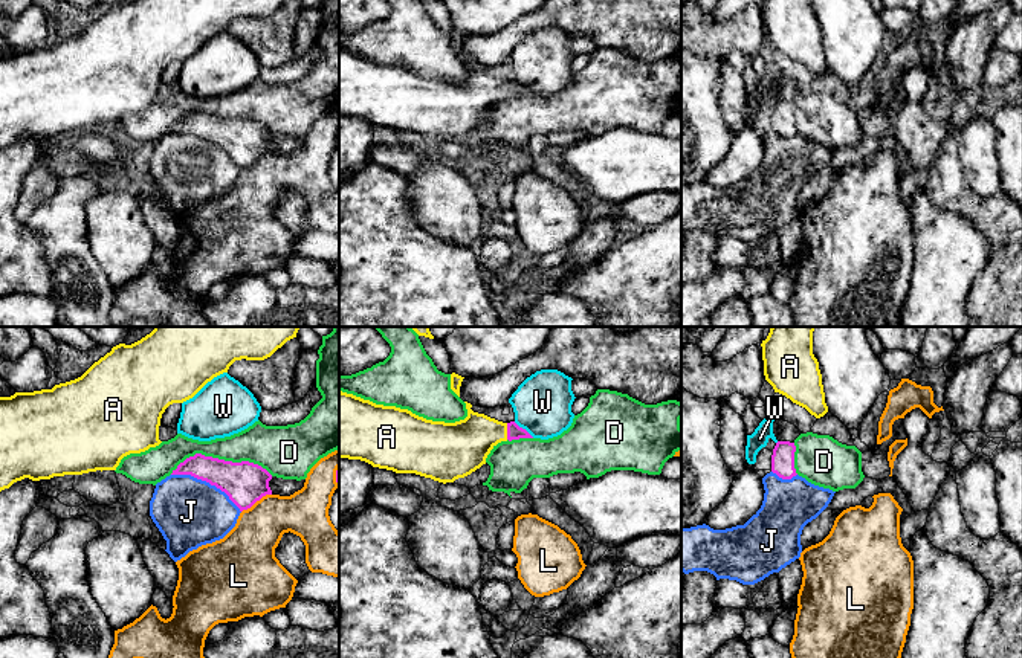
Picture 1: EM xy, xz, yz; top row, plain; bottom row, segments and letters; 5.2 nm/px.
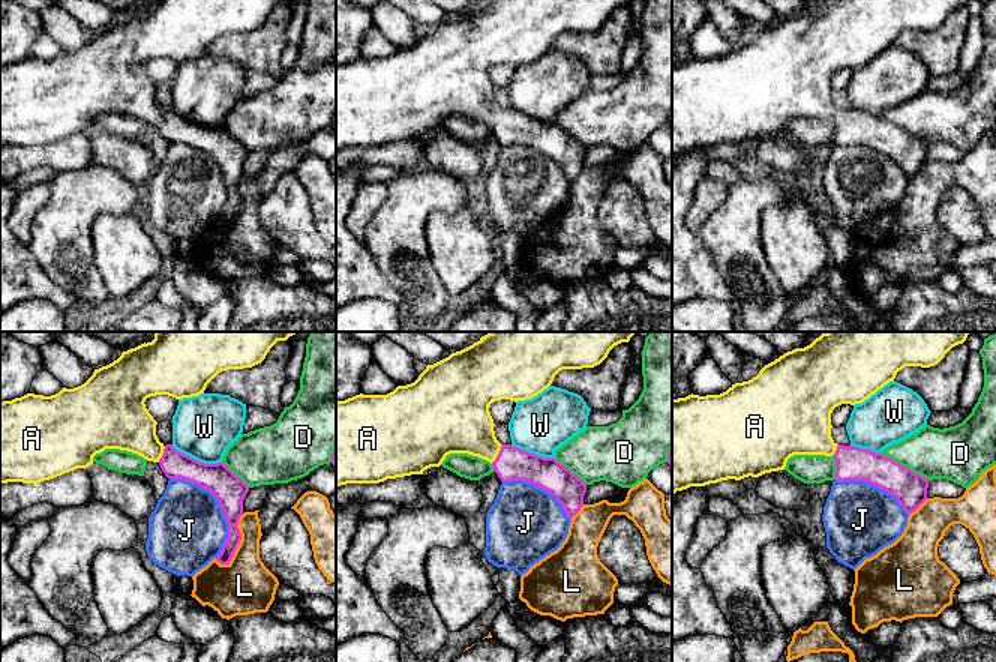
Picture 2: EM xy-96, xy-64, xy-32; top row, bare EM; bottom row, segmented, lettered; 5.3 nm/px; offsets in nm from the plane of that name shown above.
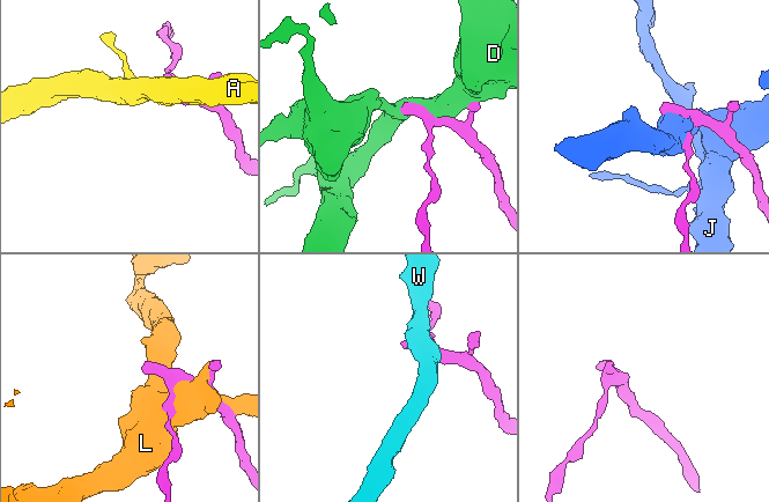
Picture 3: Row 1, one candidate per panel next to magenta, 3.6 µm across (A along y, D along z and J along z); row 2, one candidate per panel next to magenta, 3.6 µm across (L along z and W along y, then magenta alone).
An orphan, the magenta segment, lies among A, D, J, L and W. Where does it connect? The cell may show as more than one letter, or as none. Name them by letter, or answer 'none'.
A

